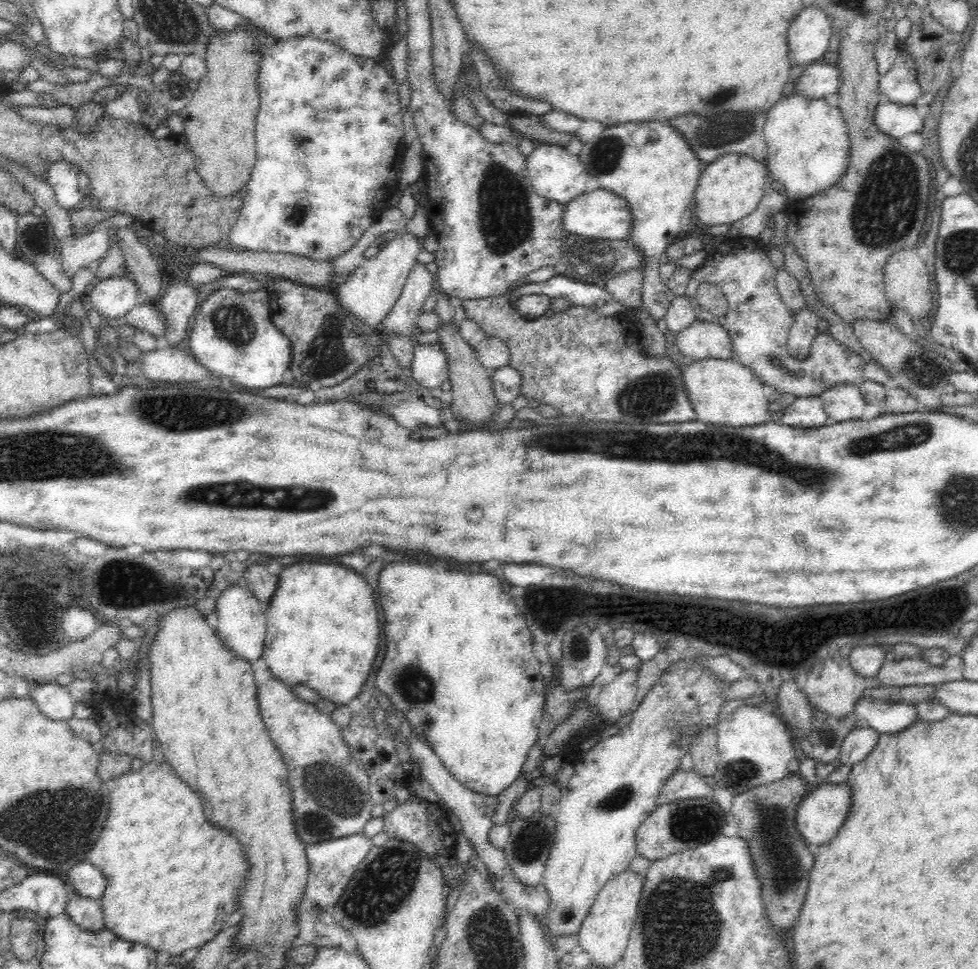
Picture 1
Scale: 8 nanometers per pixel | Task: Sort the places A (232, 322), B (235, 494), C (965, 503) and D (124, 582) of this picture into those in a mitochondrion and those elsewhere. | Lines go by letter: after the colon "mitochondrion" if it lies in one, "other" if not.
A: mitochondrion
B: mitochondrion
C: mitochondrion
D: mitochondrion

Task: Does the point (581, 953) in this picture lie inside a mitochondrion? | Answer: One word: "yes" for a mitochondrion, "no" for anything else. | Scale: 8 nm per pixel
no

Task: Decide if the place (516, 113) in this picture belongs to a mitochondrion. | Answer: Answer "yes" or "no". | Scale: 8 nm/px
no

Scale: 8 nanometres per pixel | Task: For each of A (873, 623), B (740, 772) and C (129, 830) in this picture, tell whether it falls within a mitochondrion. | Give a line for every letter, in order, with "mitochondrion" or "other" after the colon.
A: other
B: mitochondrion
C: other

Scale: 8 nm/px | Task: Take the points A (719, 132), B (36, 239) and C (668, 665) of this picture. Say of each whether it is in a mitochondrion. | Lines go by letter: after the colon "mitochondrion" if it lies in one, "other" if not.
A: mitochondrion
B: mitochondrion
C: other

